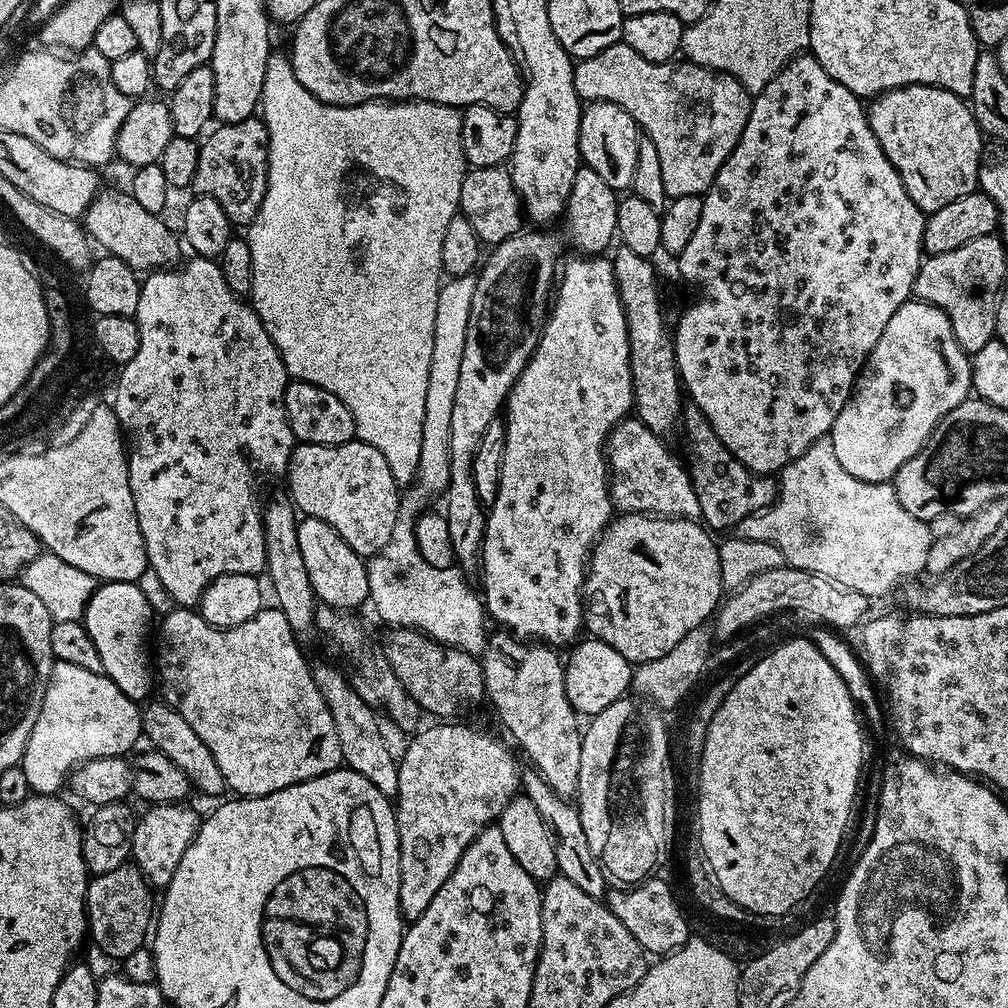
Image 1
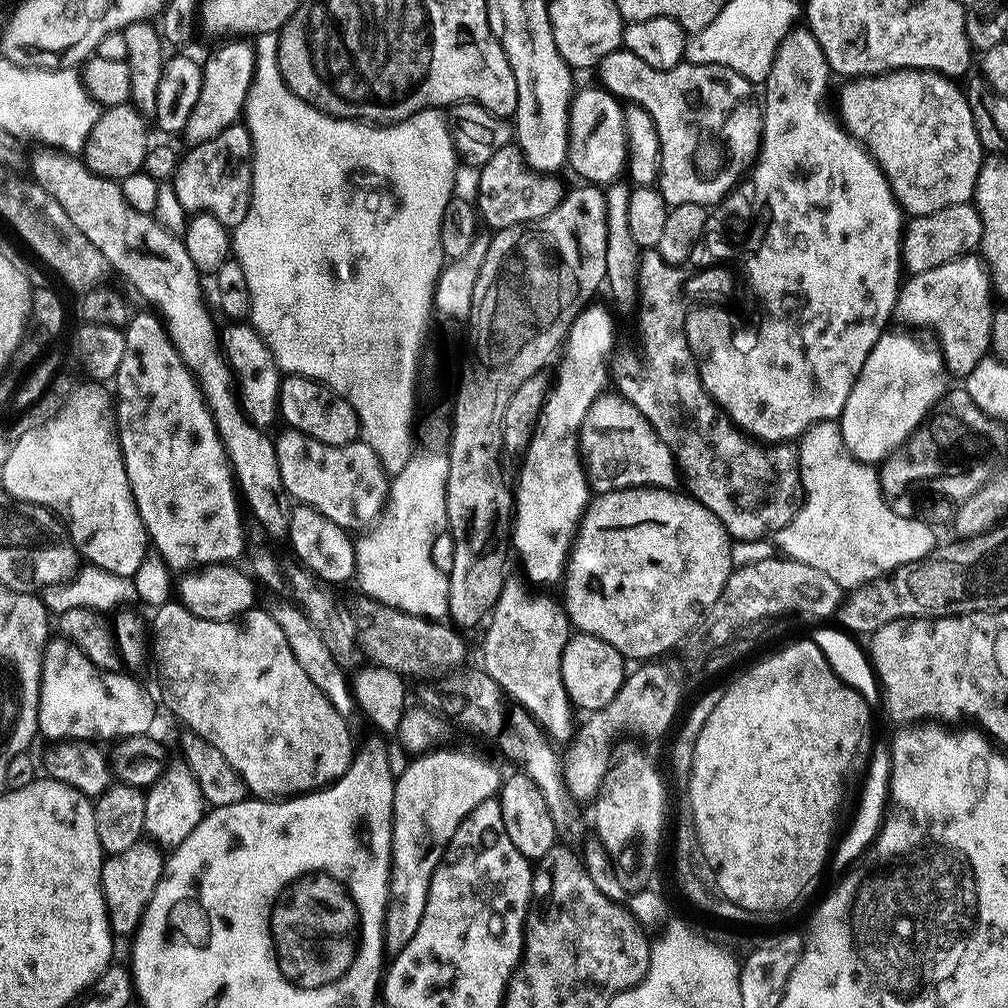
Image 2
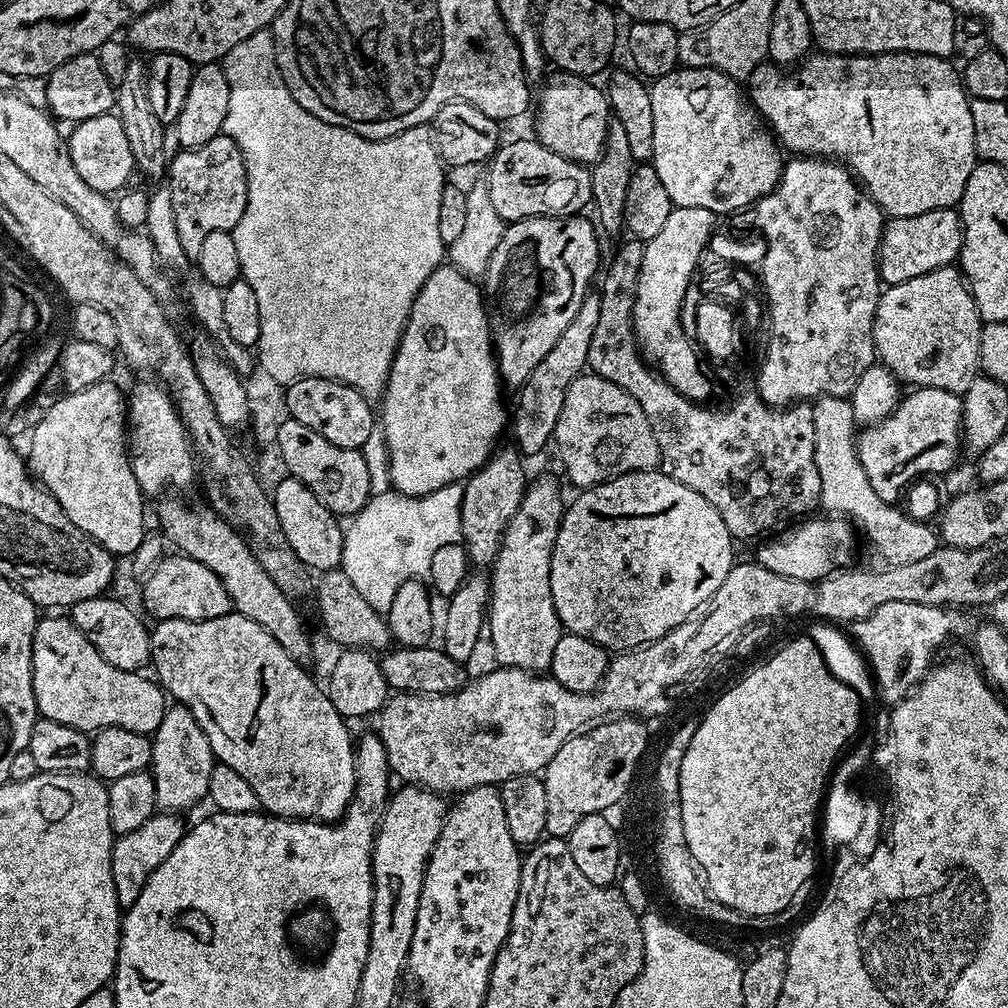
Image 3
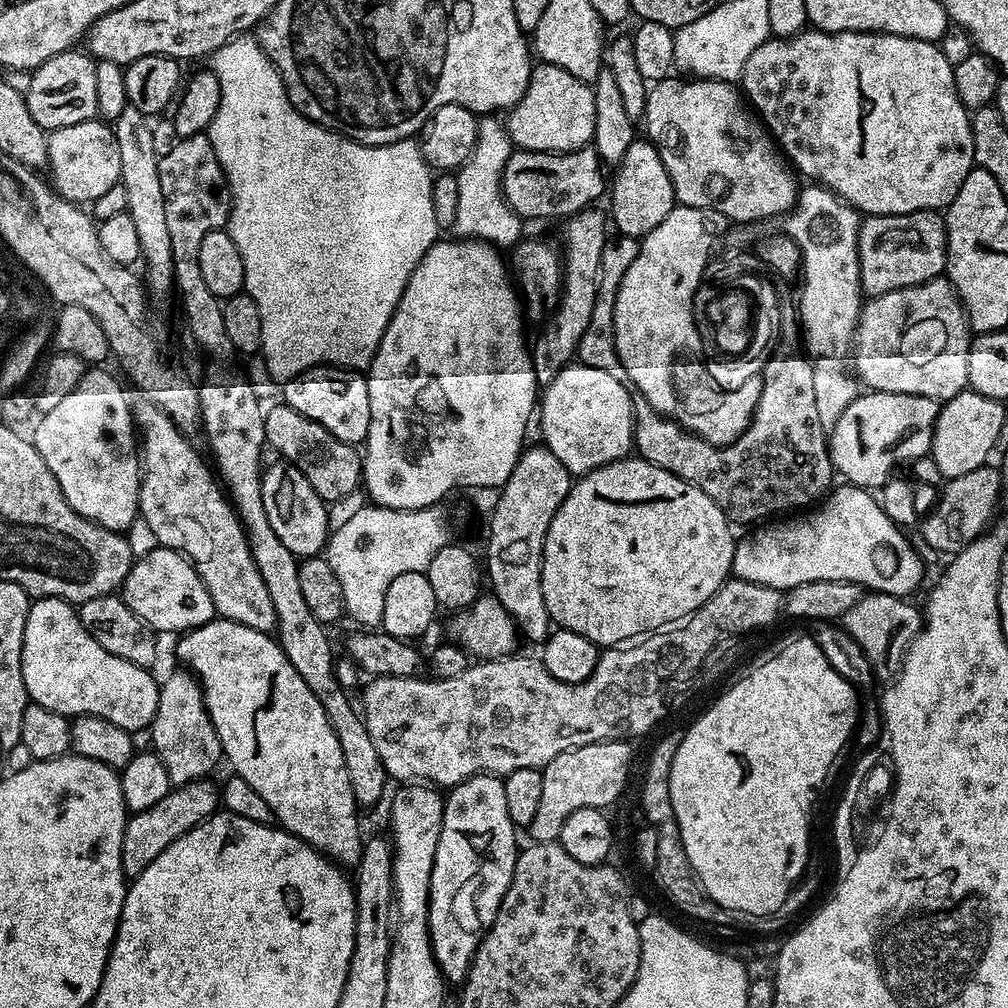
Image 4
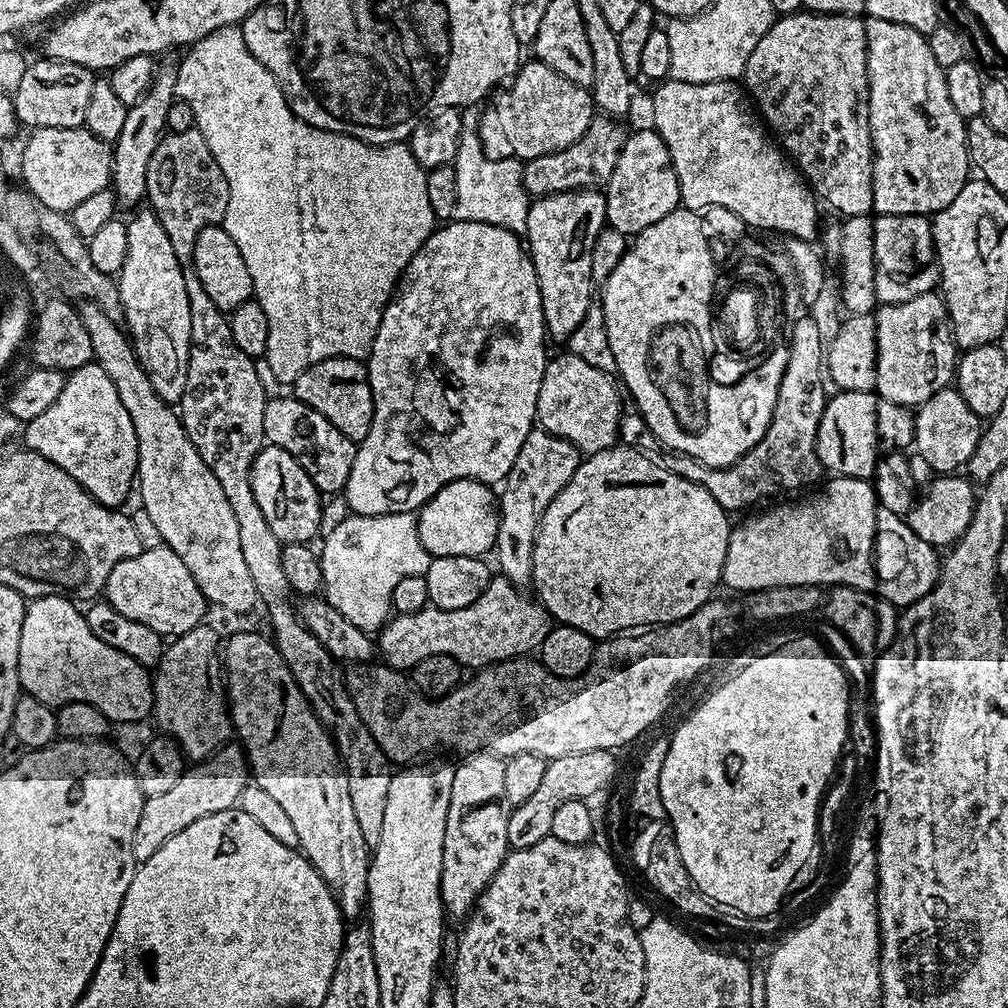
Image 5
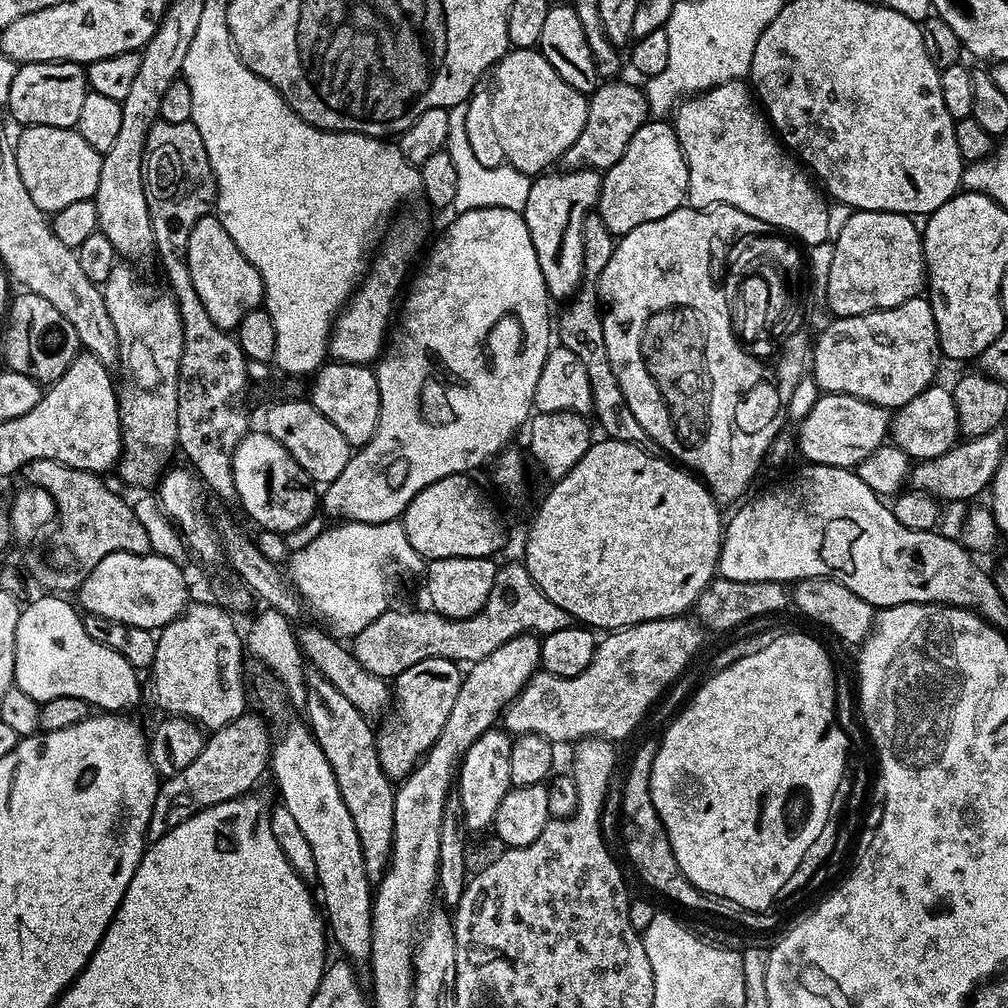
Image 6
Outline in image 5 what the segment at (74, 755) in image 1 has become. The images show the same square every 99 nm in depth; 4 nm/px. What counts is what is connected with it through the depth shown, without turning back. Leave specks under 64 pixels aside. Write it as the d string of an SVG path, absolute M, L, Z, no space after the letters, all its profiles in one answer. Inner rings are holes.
M37 596L25 607L18 646L21 689L27 695L53 706L70 702L90 702L90 706L106 714L109 722L116 723L117 720L120 724L132 724L135 720L146 719L147 716L149 719L154 712L154 680L149 669L134 662L134 658L122 654L122 650L114 650L114 646L106 646L106 642L94 638L94 634L90 634L90 626L86 626L84 612L75 606L77 607L67 596Z

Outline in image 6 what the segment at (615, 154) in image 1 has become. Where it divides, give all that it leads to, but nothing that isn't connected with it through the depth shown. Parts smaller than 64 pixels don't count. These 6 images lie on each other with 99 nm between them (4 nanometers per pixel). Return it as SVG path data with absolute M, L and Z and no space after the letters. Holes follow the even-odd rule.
M512 48L505 56L494 65L490 72L490 80L492 76L492 105L489 106L488 112L492 115L492 132L496 135L496 144L500 147L500 152L505 161L511 164L513 168L517 168L520 172L525 172L530 177L543 173L545 170L551 169L552 164L563 157L566 150L570 150L570 146L574 146L574 142L578 138L578 134L582 134L582 126L586 126L586 114L588 113L588 96L583 92L574 90L574 86L560 77L558 70L554 70L554 66L550 66L550 62L546 62L546 58L536 48Z

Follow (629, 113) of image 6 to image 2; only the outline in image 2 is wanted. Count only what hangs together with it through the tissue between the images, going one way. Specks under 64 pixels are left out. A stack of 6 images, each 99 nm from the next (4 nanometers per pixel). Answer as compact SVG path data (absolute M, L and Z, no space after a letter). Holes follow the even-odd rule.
M509 146L498 150L490 162L479 169L480 181L476 184L474 203L479 219L484 220L492 230L515 228L531 224L533 220L541 220L560 205L566 195L566 188L556 178L545 178L528 167L524 155L519 148Z

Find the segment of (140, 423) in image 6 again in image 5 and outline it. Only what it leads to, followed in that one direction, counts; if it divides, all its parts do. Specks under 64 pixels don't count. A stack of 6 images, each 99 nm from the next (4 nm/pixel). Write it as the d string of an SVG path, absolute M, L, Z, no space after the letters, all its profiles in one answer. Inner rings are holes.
M140 206L129 216L132 217L126 220L126 262L122 262L122 270L114 280L118 308L124 311L124 320L128 323L127 335L140 360L140 367L150 378L150 386L154 386L156 393L168 404L176 406L186 390L190 354L190 298L186 298L186 281L182 278L182 266L178 266L178 258L174 258L174 246L170 246L170 238L166 230L162 230L162 222L158 222L152 209Z

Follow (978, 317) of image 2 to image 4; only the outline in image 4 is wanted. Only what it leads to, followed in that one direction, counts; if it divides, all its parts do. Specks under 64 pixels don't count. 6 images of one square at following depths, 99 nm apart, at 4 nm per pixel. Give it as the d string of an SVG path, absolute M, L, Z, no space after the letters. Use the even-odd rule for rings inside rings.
M941 274L928 280L925 284L915 284L902 290L890 290L881 296L873 296L861 307L860 321L856 327L856 339L854 347L851 349L851 359L856 359L855 375L858 377L861 385L865 389L874 392L893 392L894 394L914 394L915 396L925 396L934 398L937 402L943 402L954 398L962 391L968 388L968 379L966 378L966 369L970 362L970 346L972 345L973 333L968 326L968 315L960 304L960 299L956 297L956 289L949 282L947 275Z

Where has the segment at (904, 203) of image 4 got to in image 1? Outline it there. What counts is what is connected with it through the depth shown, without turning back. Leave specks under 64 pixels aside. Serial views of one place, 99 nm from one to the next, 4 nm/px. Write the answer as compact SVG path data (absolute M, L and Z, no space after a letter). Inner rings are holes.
M911 84L881 92L871 104L867 114L874 138L878 138L886 158L902 178L906 194L921 212L937 212L977 191L980 154L986 144L971 107L961 97L928 84Z

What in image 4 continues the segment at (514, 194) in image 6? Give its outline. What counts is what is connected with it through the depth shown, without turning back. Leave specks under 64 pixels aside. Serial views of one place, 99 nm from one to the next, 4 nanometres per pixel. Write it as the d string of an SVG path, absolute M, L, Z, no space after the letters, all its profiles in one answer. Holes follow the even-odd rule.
M484 114L478 119L476 149L458 169L458 218L454 218L451 235L465 240L487 240L501 249L508 250L520 243L520 217L504 197L502 178L504 167L512 156L514 145L508 137L505 121L496 114ZM504 247L504 248L503 248Z

